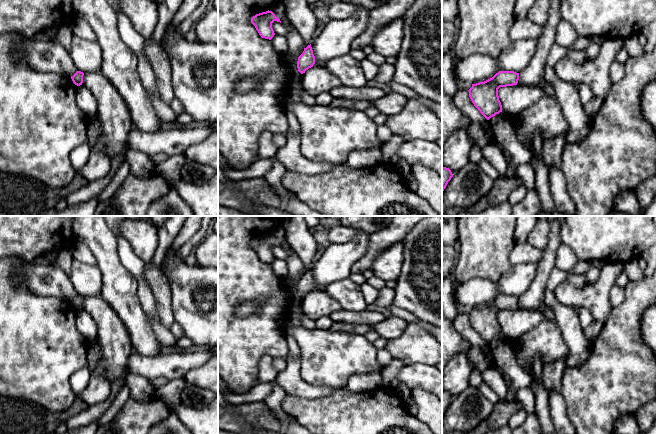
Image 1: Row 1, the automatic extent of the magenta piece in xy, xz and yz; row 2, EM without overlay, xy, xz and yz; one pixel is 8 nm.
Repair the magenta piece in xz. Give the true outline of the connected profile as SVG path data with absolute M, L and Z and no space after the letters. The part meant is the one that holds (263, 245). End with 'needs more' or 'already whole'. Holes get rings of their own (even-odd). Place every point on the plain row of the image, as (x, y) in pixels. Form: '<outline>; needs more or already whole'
M266 235L259 238L256 238L251 242L251 247L255 250L259 259L262 262L271 264L275 259L272 252L272 247L274 245L280 246L280 243L275 240L272 235Z; already whole

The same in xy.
M77 295L71 303L75 309L88 312L97 325L101 359L91 376L103 377L109 382L121 378L133 349L122 320L101 295Z; needs more

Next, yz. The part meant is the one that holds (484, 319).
M565 216L552 221L549 240L542 258L537 262L537 272L530 288L520 297L499 295L492 302L472 308L469 321L480 337L489 344L502 336L498 313L506 310L537 311L544 303L544 294L551 272L555 269L555 255L561 243L560 230Z; needs more

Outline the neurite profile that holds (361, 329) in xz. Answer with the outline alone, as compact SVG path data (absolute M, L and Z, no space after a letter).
M334 322L331 331L344 331L344 332L351 332L356 333L359 335L365 335L368 331L373 330L374 326L372 325L365 325L365 324L356 324L356 323L339 323Z

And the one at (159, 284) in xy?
M152 260L145 263L144 277L153 292L160 323L169 329L175 322L169 281L160 267L152 263Z

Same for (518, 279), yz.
M526 262L512 266L495 283L499 287L499 295L520 297L531 286L537 272L537 262Z

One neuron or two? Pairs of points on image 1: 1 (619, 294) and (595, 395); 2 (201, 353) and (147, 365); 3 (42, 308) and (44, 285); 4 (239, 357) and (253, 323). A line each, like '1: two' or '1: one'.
1: two
2: one
3: two
4: one

